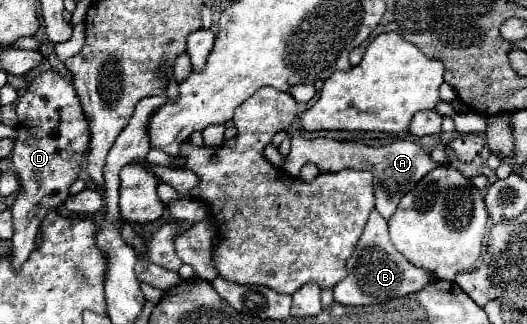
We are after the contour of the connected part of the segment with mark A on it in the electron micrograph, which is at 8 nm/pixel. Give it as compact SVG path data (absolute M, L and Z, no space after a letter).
M296 137L292 141L292 149L290 155L286 157L284 163L284 171L290 177L298 177L302 165L310 161L314 163L320 173L338 173L342 169L360 169L360 171L370 171L374 175L374 189L376 189L376 211L384 217L390 219L400 203L400 199L414 189L416 181L422 179L424 173L432 171L434 167L438 167L438 163L434 163L428 155L426 149L422 149L418 143L408 141L408 139L400 139L394 141L386 147L368 147L362 143L350 143L350 141L334 141L334 139L326 139L326 137L316 137L316 139L306 139L306 137Z

